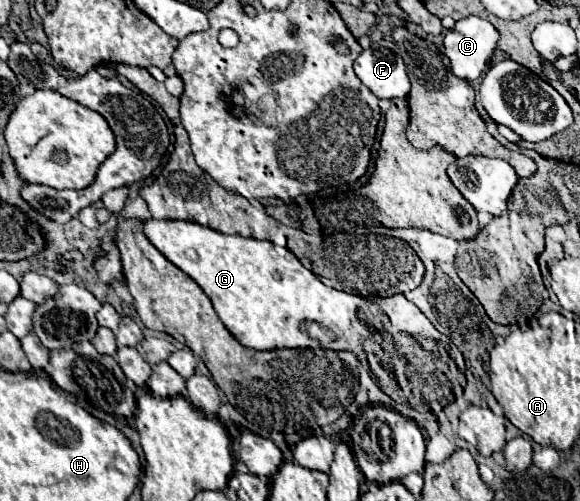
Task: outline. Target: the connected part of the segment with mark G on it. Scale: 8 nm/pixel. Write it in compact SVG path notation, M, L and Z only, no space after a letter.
M155 218L143 220L143 234L169 262L201 286L221 322L243 346L253 350L331 348L351 350L357 356L363 348L371 372L379 370L375 378L379 378L377 384L381 390L395 402L409 404L409 398L397 382L397 362L401 362L401 358L395 354L391 360L391 350L381 350L379 312L369 298L361 322L357 310L365 306L365 298L325 286L291 250L267 240L243 238L239 234L227 236L189 220Z

